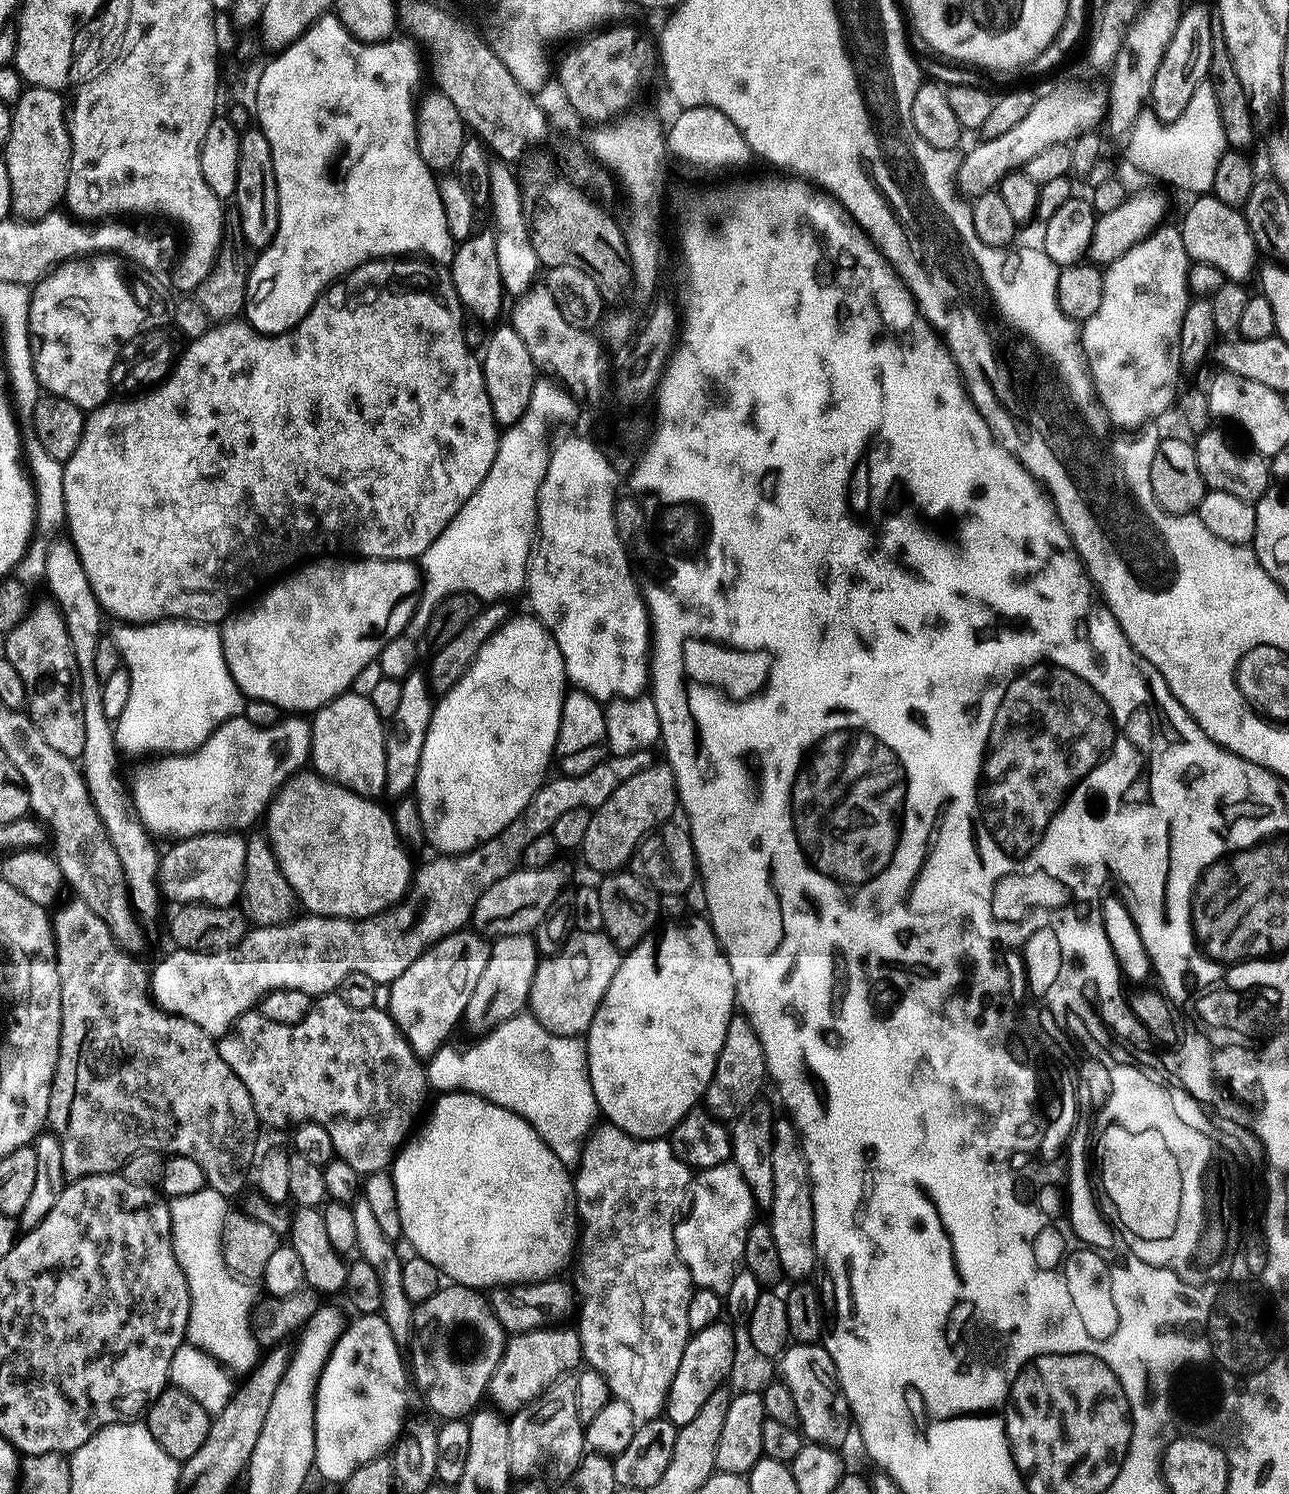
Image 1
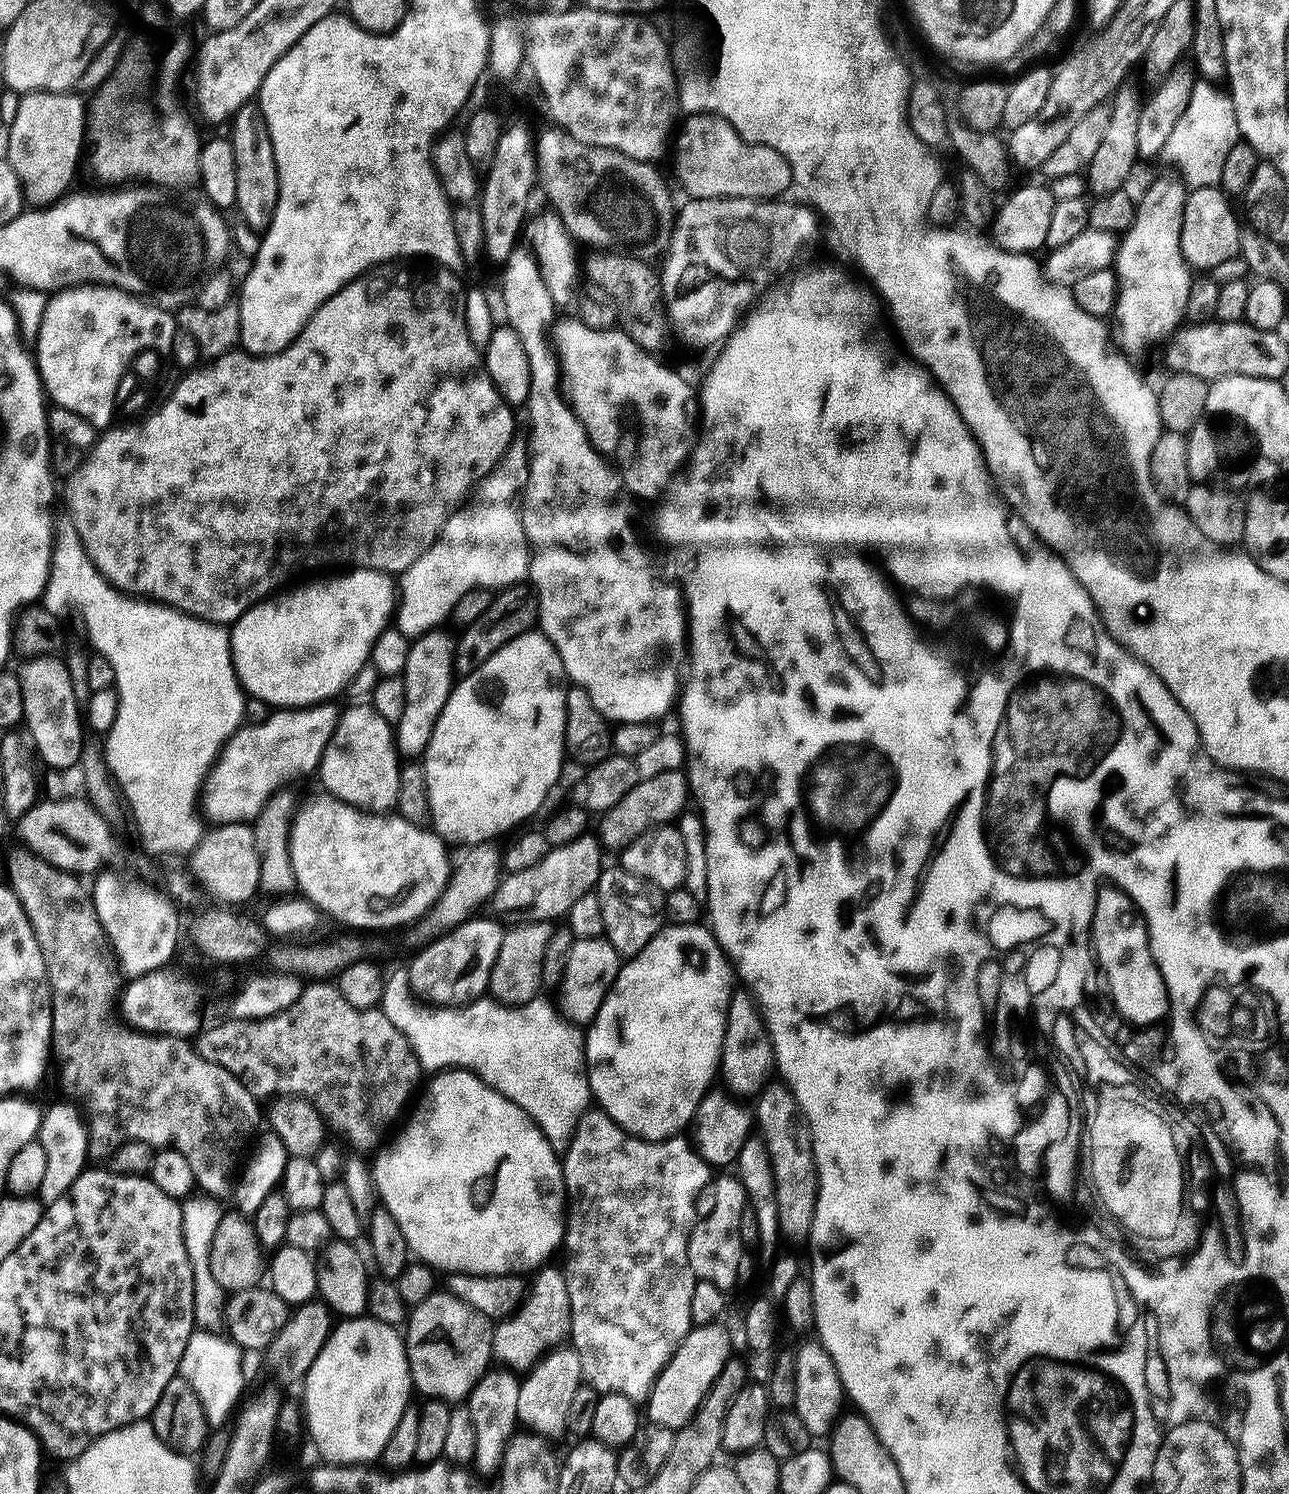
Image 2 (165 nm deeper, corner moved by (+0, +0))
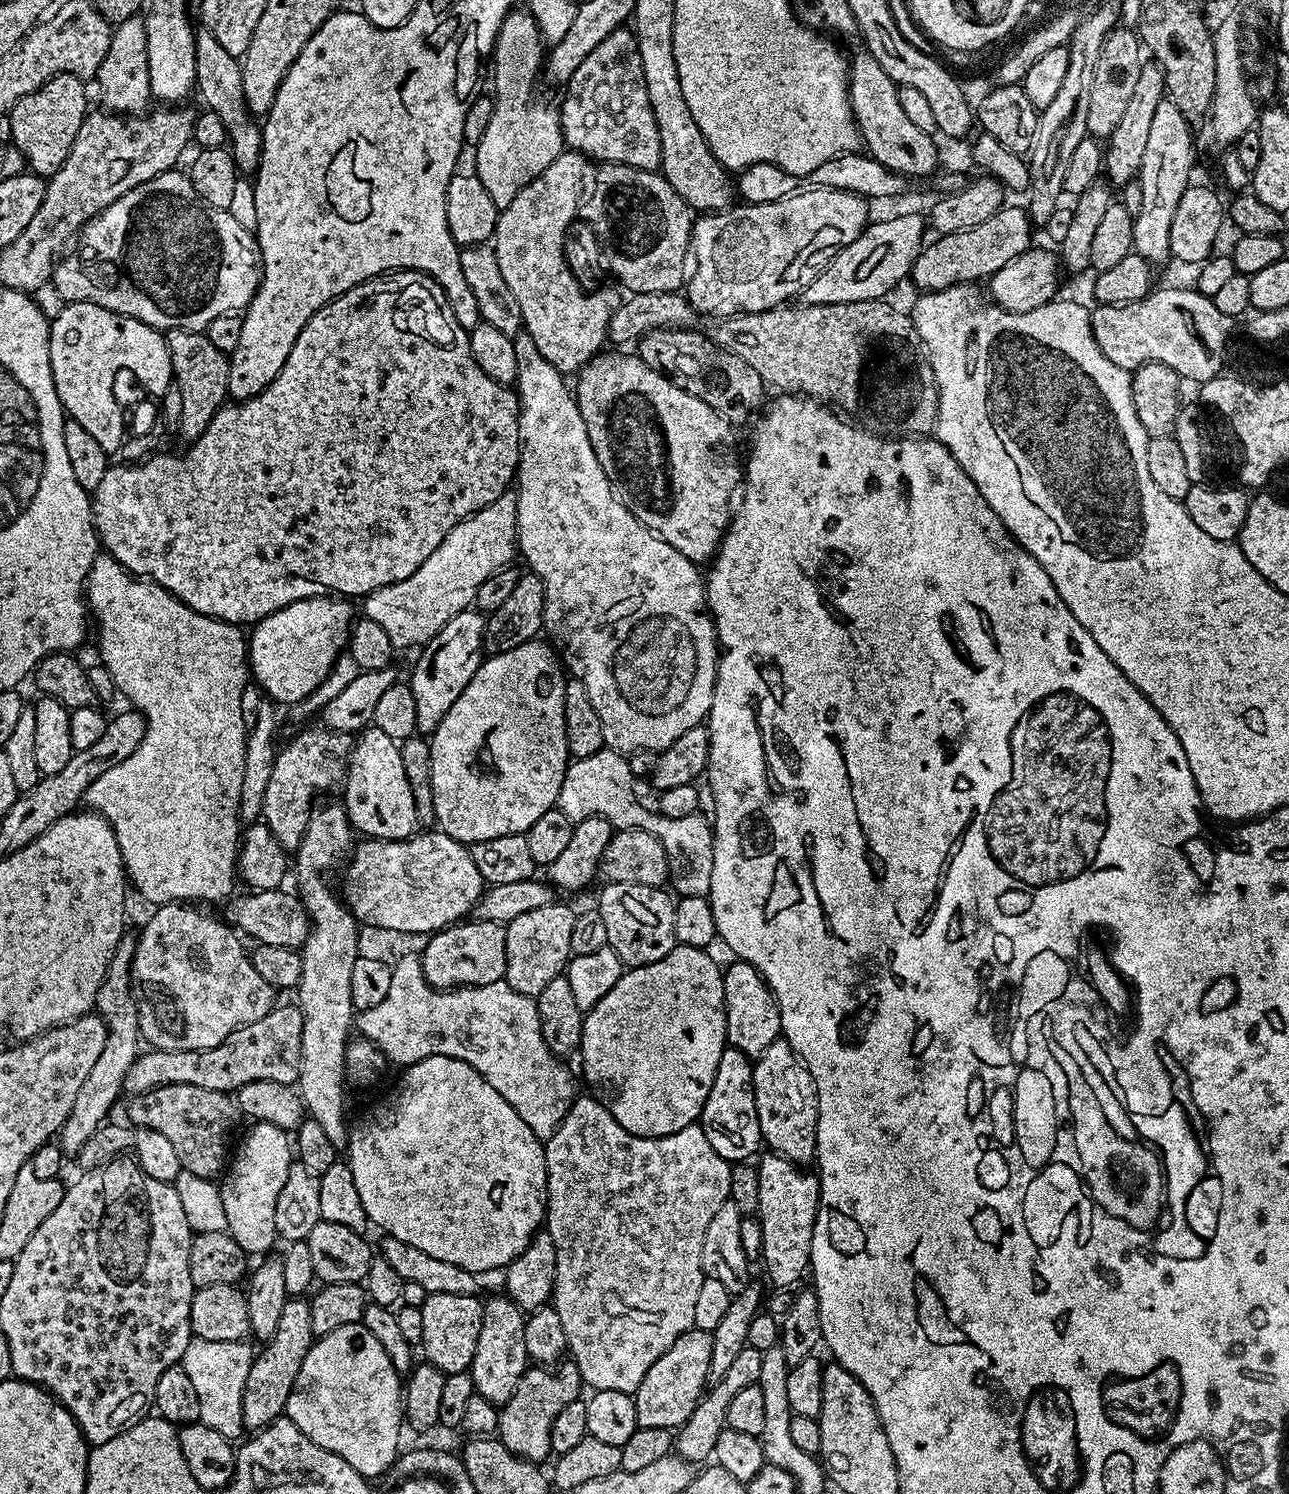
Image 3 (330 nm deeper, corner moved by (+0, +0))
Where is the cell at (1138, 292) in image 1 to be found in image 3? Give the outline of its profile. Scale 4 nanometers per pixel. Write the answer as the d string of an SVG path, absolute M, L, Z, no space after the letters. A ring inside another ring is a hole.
M1161 98L1158 110L1150 121L1150 139L1146 142L1144 164L1140 168L1138 183L1142 190L1142 210L1134 218L1132 226L1132 246L1135 255L1149 262L1169 259L1171 252L1171 222L1176 205L1183 196L1184 189L1190 184L1188 175L1196 152L1192 149L1194 129L1188 119L1178 110L1174 101Z

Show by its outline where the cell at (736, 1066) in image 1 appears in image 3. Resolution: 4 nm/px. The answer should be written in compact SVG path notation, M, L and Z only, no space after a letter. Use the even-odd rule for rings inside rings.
M733 959L731 963L729 968L723 969L724 981L722 982L727 1043L745 1052L748 1057L755 1058L769 1048L770 1042L781 1039L780 1007L770 986L753 964L738 959Z

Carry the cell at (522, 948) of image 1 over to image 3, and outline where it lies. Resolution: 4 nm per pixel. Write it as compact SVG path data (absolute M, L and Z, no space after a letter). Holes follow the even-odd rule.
M553 902L521 914L506 925L506 970L504 983L523 996L536 997L549 982L554 982L567 969L572 956L570 934L574 930L577 909Z

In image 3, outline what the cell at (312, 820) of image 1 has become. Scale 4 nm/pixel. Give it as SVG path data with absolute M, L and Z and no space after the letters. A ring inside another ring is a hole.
M424 830L408 840L361 839L355 845L347 870L346 903L353 916L361 925L385 928L388 932L431 934L463 921L467 917L464 915L475 909L486 887L482 874L478 874L478 866L474 866L471 851L439 830Z

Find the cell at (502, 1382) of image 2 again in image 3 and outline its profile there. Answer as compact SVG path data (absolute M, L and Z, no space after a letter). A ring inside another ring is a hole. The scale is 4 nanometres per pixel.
M499 1295L493 1300L483 1301L482 1330L478 1330L478 1346L474 1346L470 1375L475 1395L486 1398L491 1404L503 1406L510 1402L510 1394L518 1390L518 1382L528 1371L530 1361L524 1337L525 1313L507 1295Z

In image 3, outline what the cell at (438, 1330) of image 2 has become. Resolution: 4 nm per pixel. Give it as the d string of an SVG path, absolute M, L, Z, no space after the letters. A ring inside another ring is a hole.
M429 1294L421 1306L423 1359L439 1372L468 1372L474 1358L474 1346L478 1346L478 1330L482 1330L484 1306L479 1295Z

